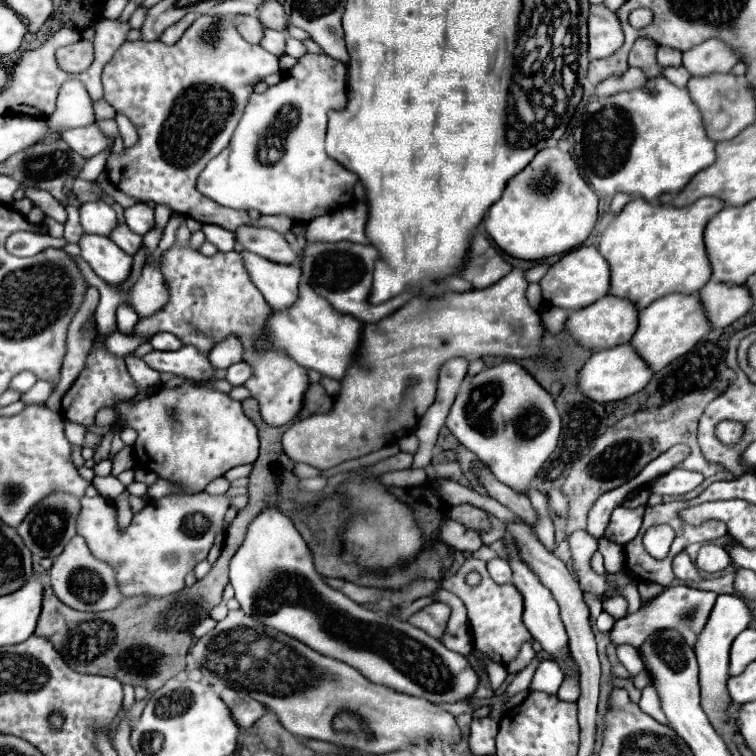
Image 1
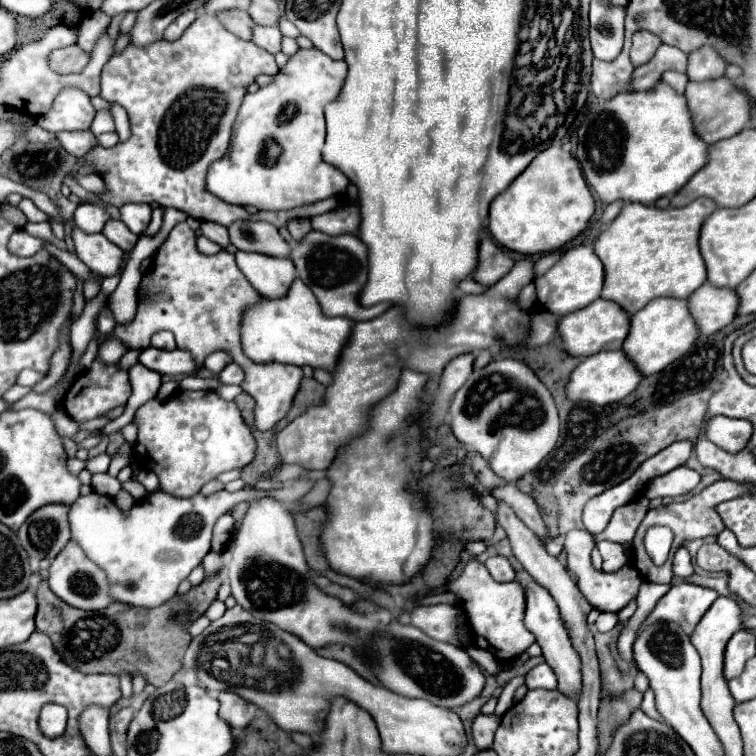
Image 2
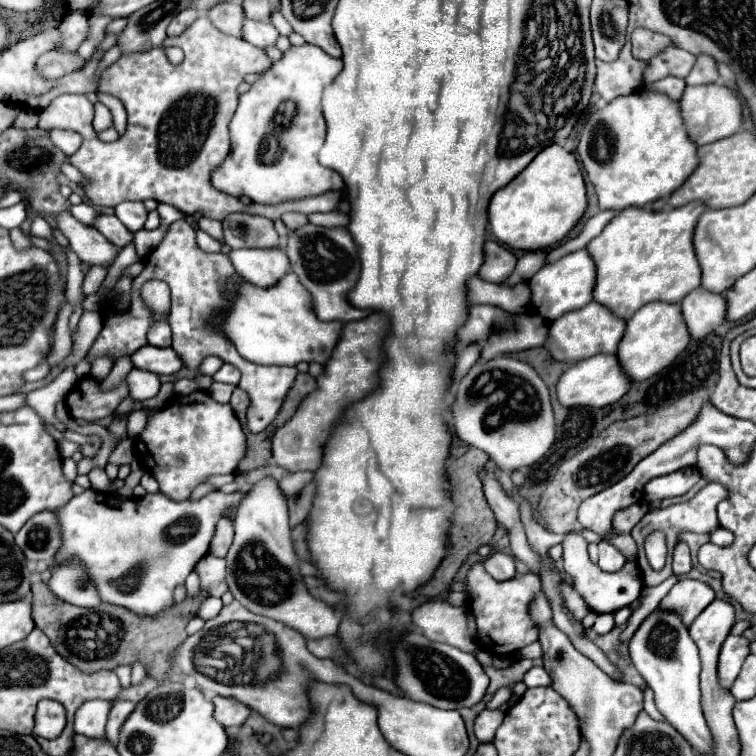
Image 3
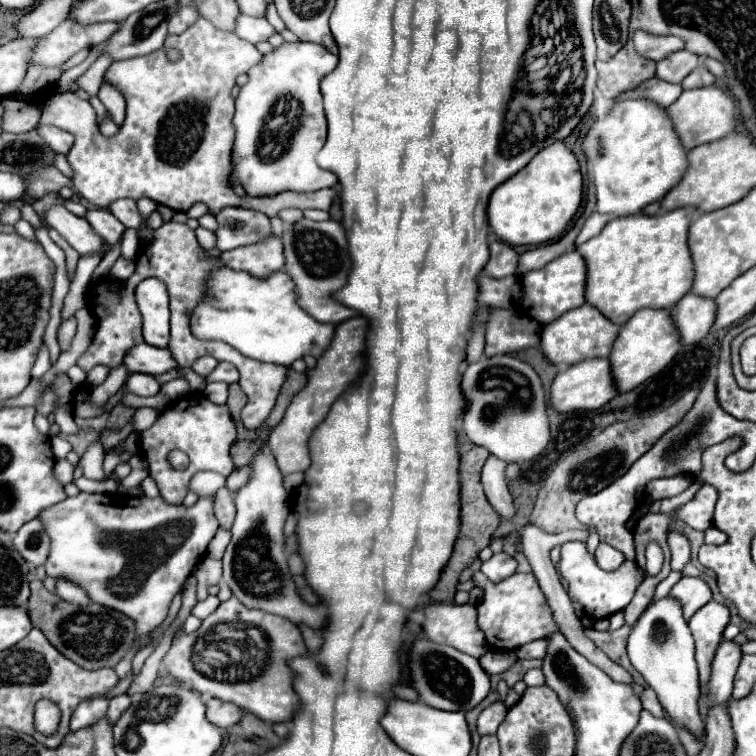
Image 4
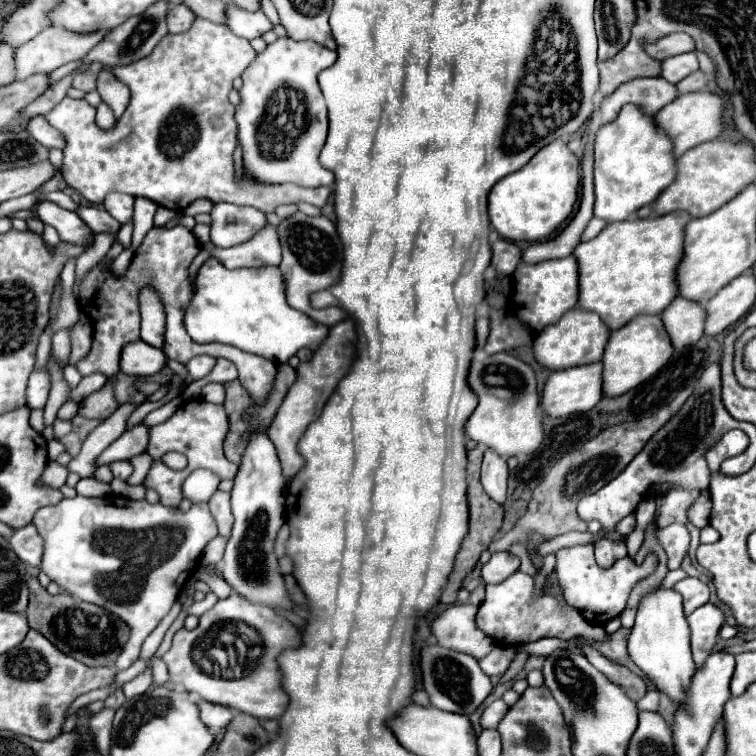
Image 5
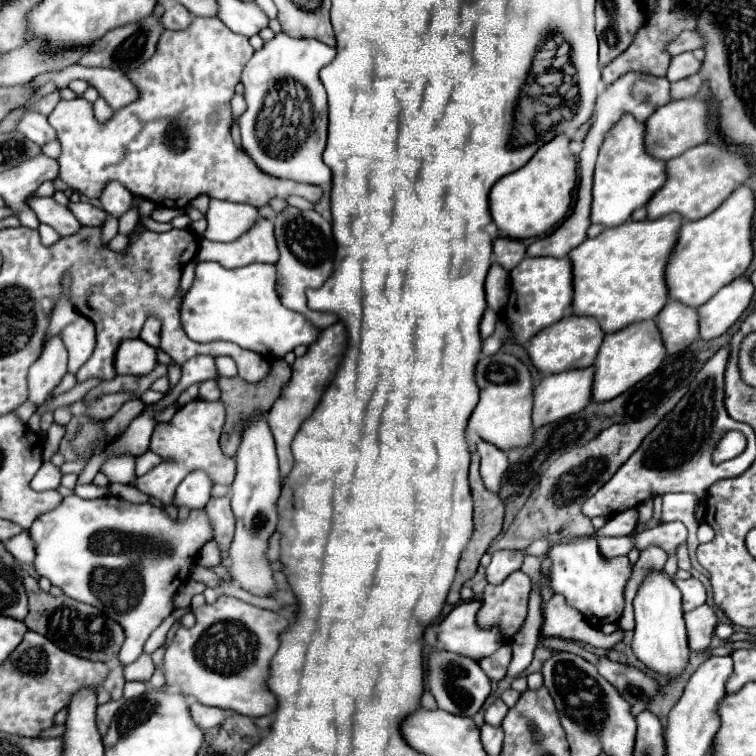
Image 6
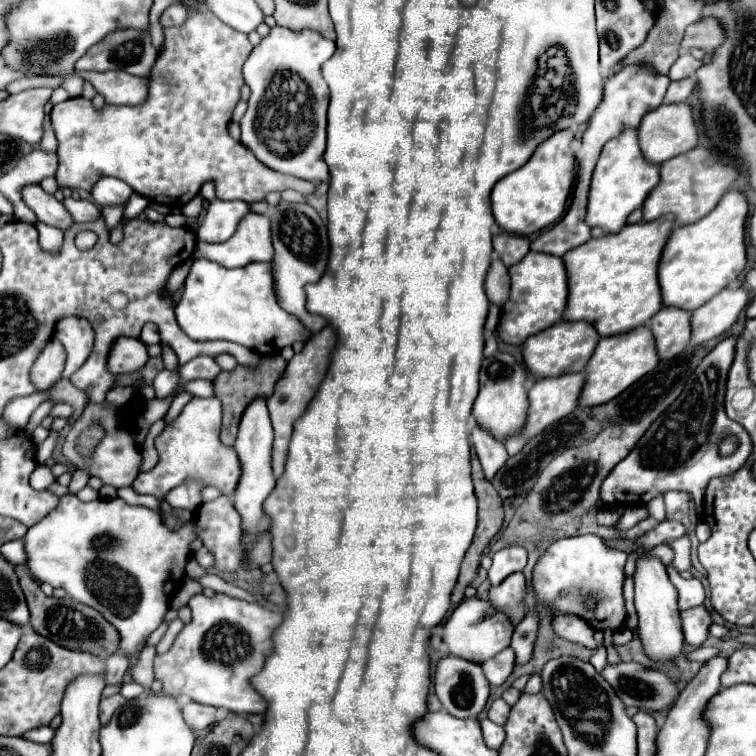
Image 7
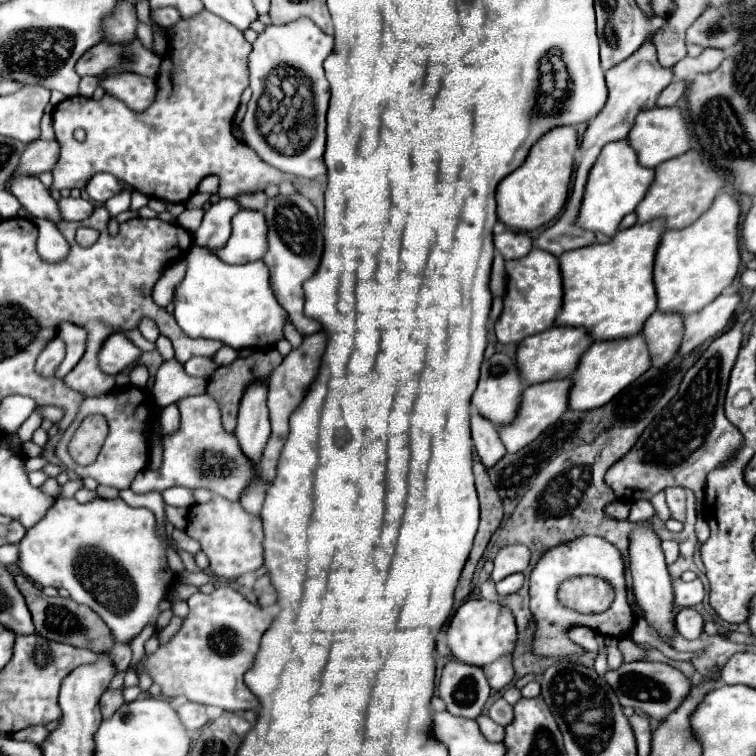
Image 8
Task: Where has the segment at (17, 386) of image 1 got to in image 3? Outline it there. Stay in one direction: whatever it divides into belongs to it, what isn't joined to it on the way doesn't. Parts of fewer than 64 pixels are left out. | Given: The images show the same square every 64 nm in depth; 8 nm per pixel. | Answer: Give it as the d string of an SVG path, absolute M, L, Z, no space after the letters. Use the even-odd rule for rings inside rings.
M42 362L38 368L32 368L32 370L26 370L24 372L24 382L38 382L38 380L44 380L46 376L48 376L48 372L50 372L50 368L48 368L48 364L46 362Z

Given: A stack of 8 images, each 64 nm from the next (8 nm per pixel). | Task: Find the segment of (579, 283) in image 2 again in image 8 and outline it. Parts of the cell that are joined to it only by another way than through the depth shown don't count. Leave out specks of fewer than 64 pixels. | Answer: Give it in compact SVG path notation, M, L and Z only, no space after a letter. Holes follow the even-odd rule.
M532 248L524 258L506 262L506 274L508 274L508 294L504 298L502 316L496 320L494 330L498 342L518 344L526 336L544 332L554 324L562 308L562 296L564 296L560 262L552 254L540 248Z

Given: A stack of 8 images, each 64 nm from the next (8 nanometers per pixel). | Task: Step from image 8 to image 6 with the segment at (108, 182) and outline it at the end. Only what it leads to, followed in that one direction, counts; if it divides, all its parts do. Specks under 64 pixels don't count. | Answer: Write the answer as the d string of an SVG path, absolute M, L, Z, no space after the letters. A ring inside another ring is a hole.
M110 182L100 196L100 204L110 216L120 218L124 212L128 212L132 208L132 198L134 196L124 186Z

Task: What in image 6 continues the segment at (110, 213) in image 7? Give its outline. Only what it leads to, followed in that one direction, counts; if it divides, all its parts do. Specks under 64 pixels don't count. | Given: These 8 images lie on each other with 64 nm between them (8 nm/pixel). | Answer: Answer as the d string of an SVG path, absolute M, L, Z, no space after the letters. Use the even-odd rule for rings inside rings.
M108 216L108 220L102 226L102 244L108 246L108 242L118 234L118 220L114 216Z

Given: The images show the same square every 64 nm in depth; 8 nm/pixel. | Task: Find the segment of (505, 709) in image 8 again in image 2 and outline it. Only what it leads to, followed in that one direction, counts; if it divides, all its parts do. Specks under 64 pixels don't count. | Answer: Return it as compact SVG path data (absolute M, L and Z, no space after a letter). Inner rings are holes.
M479 714L474 718L472 724L472 736L474 736L474 744L478 750L488 750L492 748L494 742L494 732L499 727L501 717L496 714Z

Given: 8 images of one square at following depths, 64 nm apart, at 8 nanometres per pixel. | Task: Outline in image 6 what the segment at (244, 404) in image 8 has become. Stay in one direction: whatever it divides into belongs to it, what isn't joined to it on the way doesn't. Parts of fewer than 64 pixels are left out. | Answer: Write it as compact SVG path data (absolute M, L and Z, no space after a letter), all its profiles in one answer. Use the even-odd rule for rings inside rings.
M264 416L250 418L236 454L236 464L238 464L236 478L230 486L232 512L236 516L236 532L228 550L228 560L224 560L224 566L228 570L230 580L236 582L240 588L262 596L274 596L276 580L270 568L270 560L266 558L266 550L270 536L278 526L276 500L280 498L282 476L278 470L274 438Z

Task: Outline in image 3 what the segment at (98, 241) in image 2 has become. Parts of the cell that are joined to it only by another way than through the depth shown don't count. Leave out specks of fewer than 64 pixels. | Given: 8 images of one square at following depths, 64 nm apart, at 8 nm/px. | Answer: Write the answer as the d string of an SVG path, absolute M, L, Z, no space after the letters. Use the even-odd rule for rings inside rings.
M70 212L58 216L56 228L60 228L64 236L70 240L70 246L78 254L78 258L90 266L108 268L118 256L118 248L114 248L114 244L110 244L96 228L80 224Z

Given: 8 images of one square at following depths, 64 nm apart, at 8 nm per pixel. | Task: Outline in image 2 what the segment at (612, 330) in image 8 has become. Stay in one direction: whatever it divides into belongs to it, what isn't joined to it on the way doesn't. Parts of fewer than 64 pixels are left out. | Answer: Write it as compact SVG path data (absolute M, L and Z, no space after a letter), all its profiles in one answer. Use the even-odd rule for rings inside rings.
M708 198L694 200L684 208L624 204L616 220L594 242L594 252L606 270L602 298L624 306L628 314L642 310L650 300L660 296L688 298L706 280L698 236L702 222L716 208L716 202Z

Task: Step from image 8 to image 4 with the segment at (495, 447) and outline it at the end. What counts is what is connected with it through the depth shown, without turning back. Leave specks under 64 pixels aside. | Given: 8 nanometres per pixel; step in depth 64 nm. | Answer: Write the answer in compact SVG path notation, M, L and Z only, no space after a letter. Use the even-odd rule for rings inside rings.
M490 456L482 470L482 484L484 484L484 494L492 504L492 508L498 512L498 516L504 520L512 520L516 516L516 508L506 486L504 470L506 470L504 462Z

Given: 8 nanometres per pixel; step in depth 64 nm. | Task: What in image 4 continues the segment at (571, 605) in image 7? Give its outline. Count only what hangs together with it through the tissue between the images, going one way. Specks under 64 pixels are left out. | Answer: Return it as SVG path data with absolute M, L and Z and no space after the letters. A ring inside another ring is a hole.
M566 542L566 544L562 544L562 558L560 558L560 564L558 564L558 572L560 572L562 578L568 580L570 598L580 602L584 606L584 612L588 616L592 616L594 620L608 618L614 612L624 610L630 604L636 588L640 586L640 582L644 580L644 574L646 574L642 568L638 568L638 564L634 564L630 560L626 560L614 572L604 572L596 564L596 560L588 554L584 542Z

